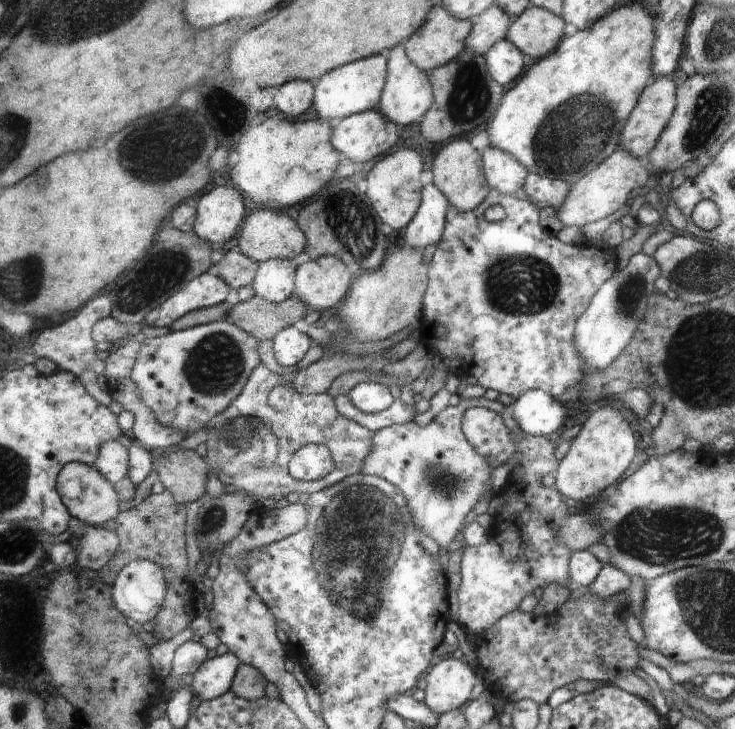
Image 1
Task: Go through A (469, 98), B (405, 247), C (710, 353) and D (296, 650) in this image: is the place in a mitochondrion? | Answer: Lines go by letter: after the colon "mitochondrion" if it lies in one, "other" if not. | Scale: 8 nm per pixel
A: mitochondrion
B: other
C: mitochondrion
D: other

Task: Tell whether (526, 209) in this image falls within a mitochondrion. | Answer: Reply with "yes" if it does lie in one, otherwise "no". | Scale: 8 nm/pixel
no

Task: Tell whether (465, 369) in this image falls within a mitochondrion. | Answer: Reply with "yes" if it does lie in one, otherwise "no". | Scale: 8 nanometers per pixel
no

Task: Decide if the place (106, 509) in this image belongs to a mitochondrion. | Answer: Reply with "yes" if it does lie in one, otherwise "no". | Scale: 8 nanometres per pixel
no

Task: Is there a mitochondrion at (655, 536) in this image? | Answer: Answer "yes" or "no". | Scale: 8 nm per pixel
yes

